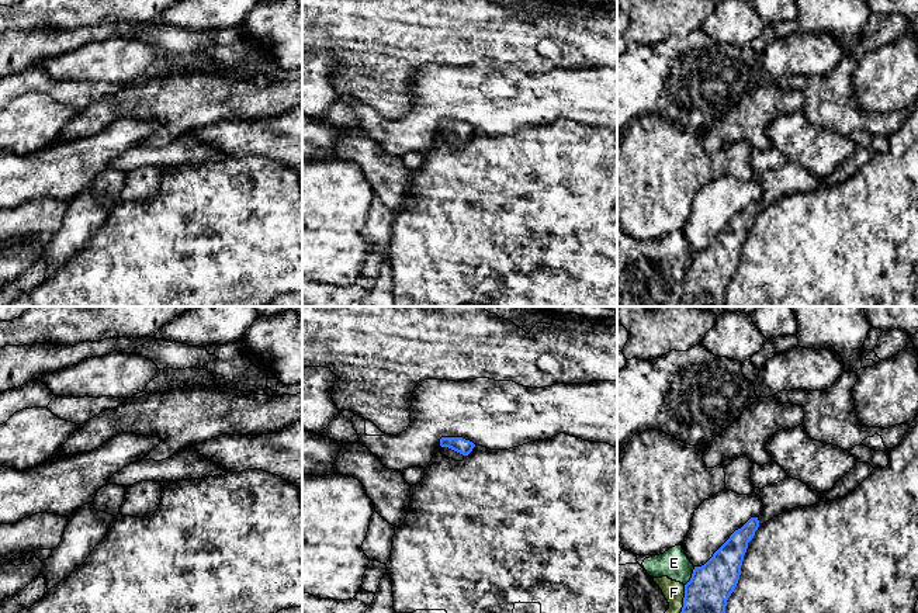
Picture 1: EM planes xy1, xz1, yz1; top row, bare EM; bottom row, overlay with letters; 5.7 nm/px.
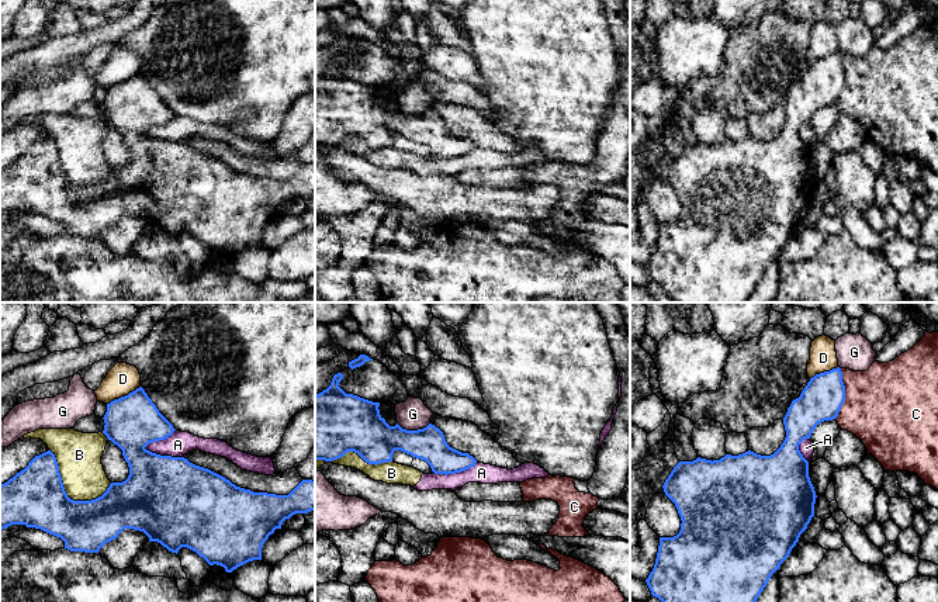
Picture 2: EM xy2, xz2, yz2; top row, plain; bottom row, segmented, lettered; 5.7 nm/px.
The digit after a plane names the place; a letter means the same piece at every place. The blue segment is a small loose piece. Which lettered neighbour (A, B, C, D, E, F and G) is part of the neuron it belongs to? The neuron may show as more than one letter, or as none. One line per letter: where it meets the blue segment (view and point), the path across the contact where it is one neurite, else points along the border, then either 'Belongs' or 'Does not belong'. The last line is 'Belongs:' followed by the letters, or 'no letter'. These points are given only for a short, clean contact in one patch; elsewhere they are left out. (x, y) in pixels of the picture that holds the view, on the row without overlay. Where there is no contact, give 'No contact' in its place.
A: Touches blue at xy2 (163, 141). Does not belong
B: Touches blue at xy2 (66, 179). Does not belong
C: Touches blue at yz2 (844, 79). Boundary: yz2 (841, 54), (844, 87), (834, 103). Does not belong
D: Touches blue at xy2 (123, 82). Does not belong
E: Touches blue at yz1 (692, 262). Boundary: yz1 (695, 252), (690, 265), (685, 270). Does not belong
F: Touches blue at yz1 (683, 288). Boundary: yz1 (685, 270), (683, 291), (676, 305). Does not belong
G: Touches blue at xz2 (412, 116). Does not belong
Belongs: no letter

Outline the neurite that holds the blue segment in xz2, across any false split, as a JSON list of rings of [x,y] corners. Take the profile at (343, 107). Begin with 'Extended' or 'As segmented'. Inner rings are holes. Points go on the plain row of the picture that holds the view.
As segmented. [[[342,58],[335,59],[330,70],[315,80],[315,145],[333,146],[354,136],[366,148],[375,150],[392,146],[394,136],[401,135],[425,145],[435,159],[456,159],[475,150],[473,141],[450,132],[443,117],[432,108],[418,115],[402,114],[398,108],[390,111],[380,100],[380,87],[346,79],[339,72],[342,63]]]

